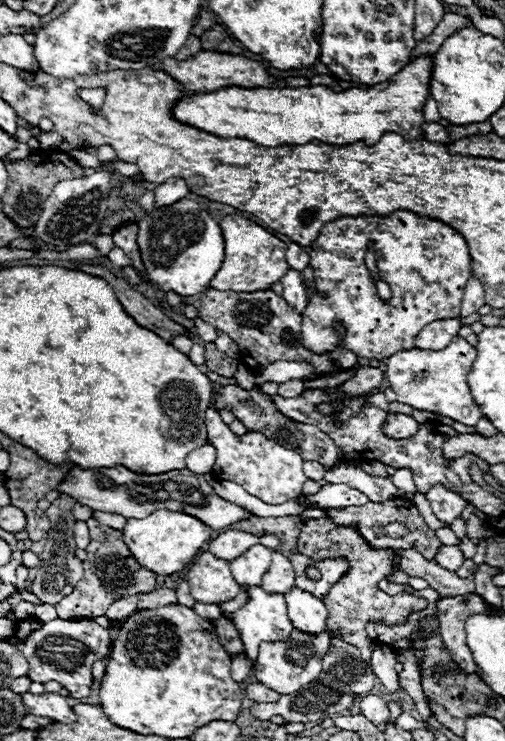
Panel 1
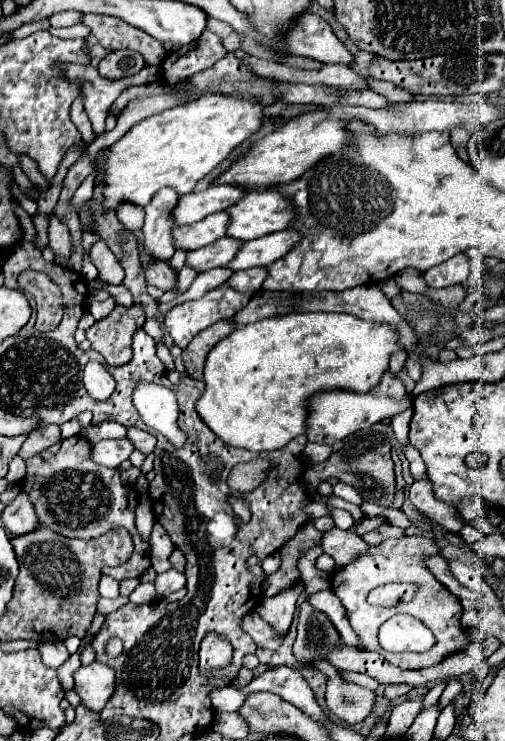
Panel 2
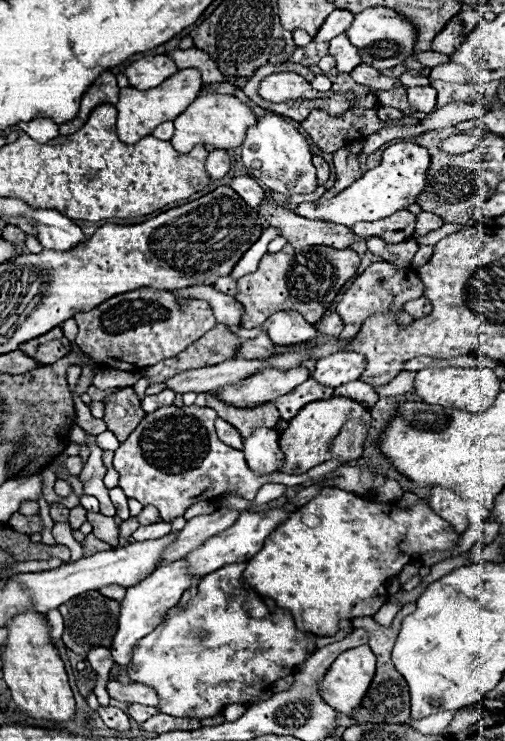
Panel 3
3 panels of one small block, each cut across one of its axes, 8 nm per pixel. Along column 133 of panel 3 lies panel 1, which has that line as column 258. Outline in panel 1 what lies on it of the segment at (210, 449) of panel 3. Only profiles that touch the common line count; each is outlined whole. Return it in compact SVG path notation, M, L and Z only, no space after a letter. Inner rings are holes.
M208 408L206 412L206 428L208 442L212 442L218 450L216 464L212 466L212 474L218 480L230 480L244 486L244 490L266 504L284 504L302 494L302 484L306 476L302 472L304 460L298 452L280 446L278 442L266 438L260 432L246 432L244 436L236 436L218 416L218 410Z

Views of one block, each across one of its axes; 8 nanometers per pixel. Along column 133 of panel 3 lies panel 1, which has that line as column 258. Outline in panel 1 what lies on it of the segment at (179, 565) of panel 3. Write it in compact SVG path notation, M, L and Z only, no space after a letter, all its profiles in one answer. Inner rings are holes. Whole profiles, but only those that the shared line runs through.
M260 586L256 588L246 588L248 590L248 604L244 604L238 612L234 614L226 614L234 620L238 632L242 634L242 642L244 642L244 652L248 654L248 658L252 662L256 662L258 658L258 648L262 642L282 642L288 640L294 626L288 618L288 608L286 608L286 600L282 594L266 594Z

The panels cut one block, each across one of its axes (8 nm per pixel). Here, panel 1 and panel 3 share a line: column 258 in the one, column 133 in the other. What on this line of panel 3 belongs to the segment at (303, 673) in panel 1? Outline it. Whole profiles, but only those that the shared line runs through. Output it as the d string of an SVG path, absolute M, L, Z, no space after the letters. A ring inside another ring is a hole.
M236 562L206 574L198 584L198 594L186 606L174 606L164 616L162 624L134 646L126 674L132 682L146 684L158 692L160 702L156 708L162 714L204 720L222 714L222 710L230 704L254 706L278 678L292 674L318 650L318 636L300 632L288 610L270 610L262 598L242 580L244 568L244 562ZM228 682L234 684L230 690L226 688Z

